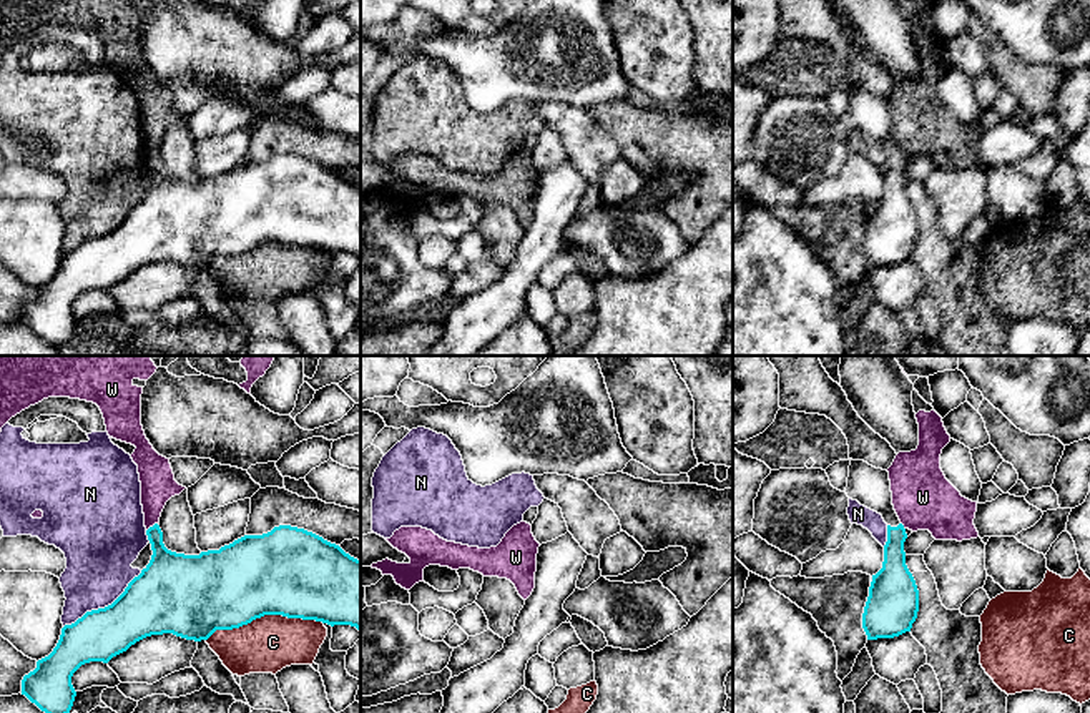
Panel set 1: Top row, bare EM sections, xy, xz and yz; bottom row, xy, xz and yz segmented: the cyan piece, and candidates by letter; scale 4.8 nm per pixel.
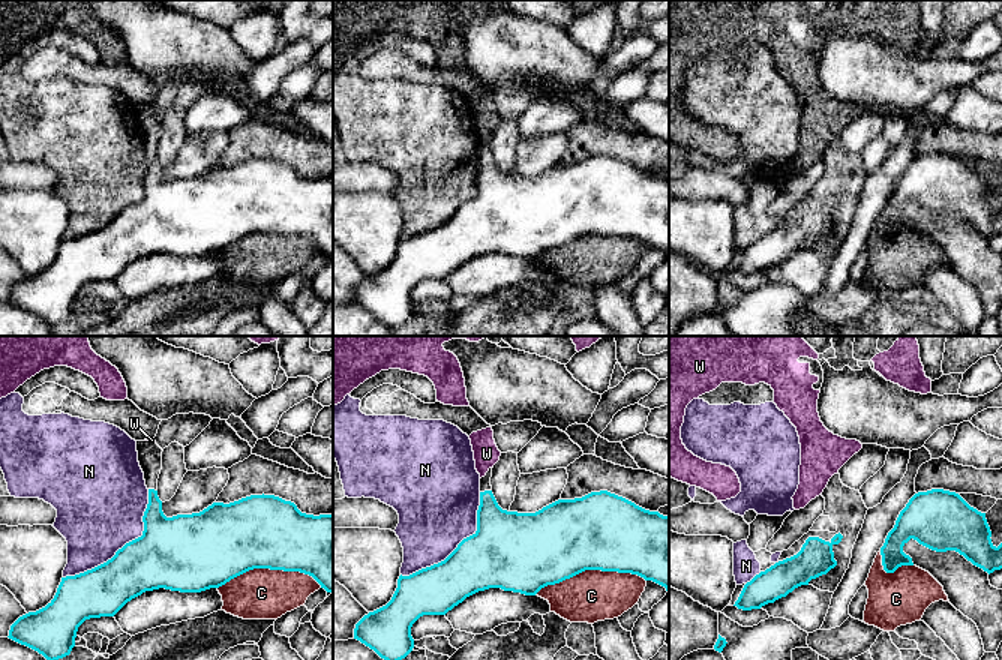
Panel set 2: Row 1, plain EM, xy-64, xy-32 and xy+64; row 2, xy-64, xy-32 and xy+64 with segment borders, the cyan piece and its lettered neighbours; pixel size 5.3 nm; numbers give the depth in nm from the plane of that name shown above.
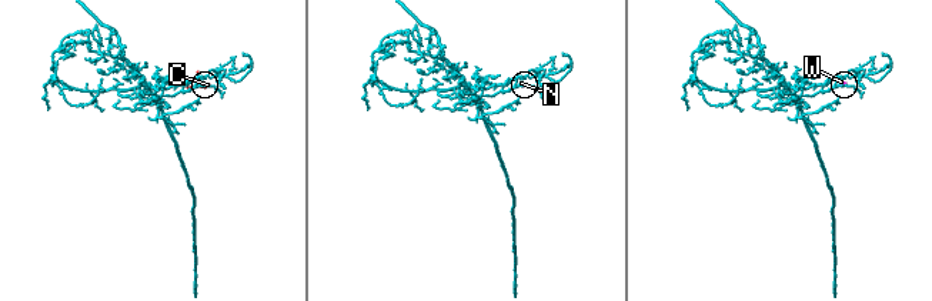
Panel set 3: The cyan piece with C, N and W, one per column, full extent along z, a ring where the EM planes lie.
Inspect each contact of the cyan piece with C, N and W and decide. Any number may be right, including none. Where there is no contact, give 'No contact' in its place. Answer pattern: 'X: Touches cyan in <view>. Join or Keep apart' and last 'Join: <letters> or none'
C: Touches cyan in xy. Keep apart
N: Touches cyan in xy. Keep apart
W: Touches cyan in xy. Keep apart
Join: none

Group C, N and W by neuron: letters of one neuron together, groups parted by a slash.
C / N / W

